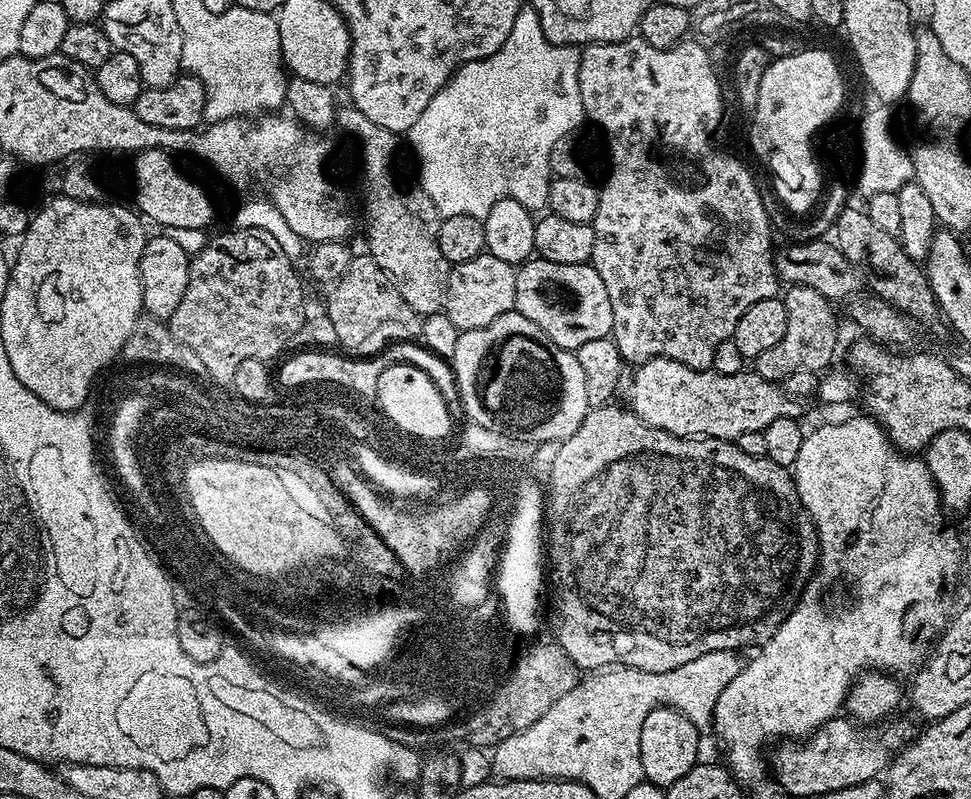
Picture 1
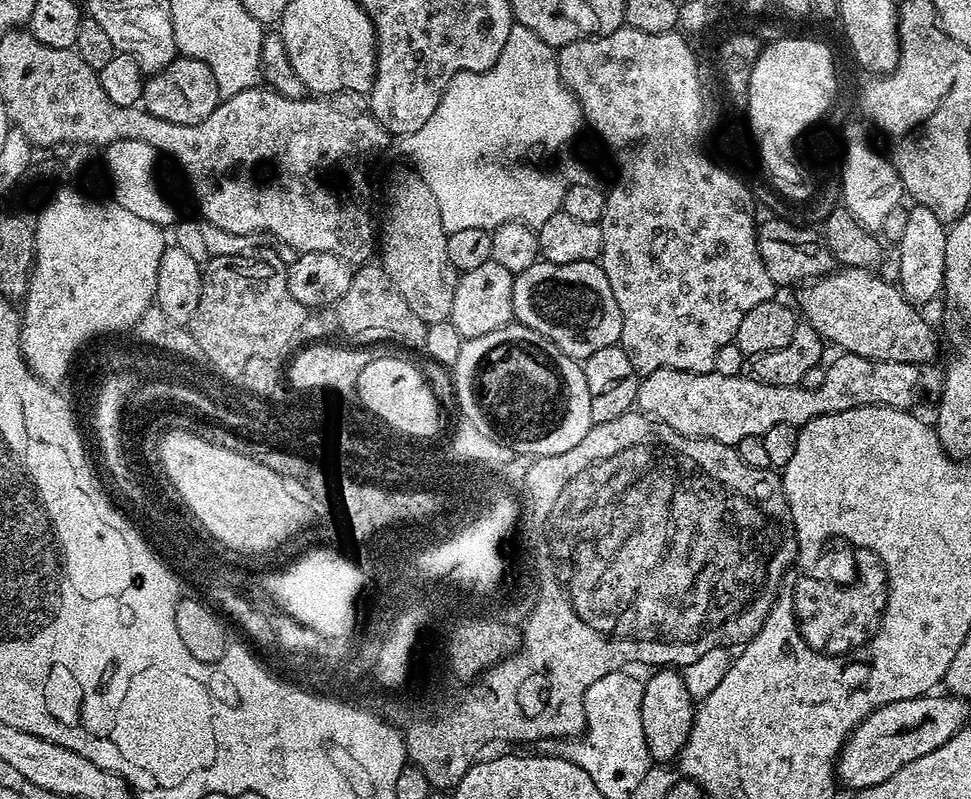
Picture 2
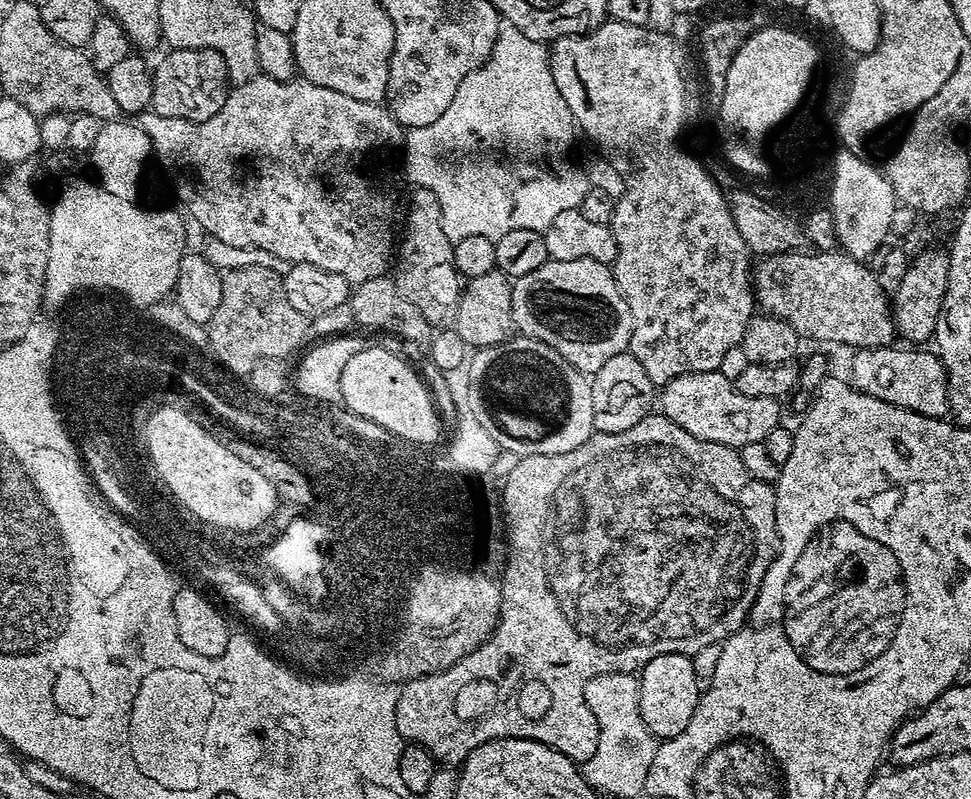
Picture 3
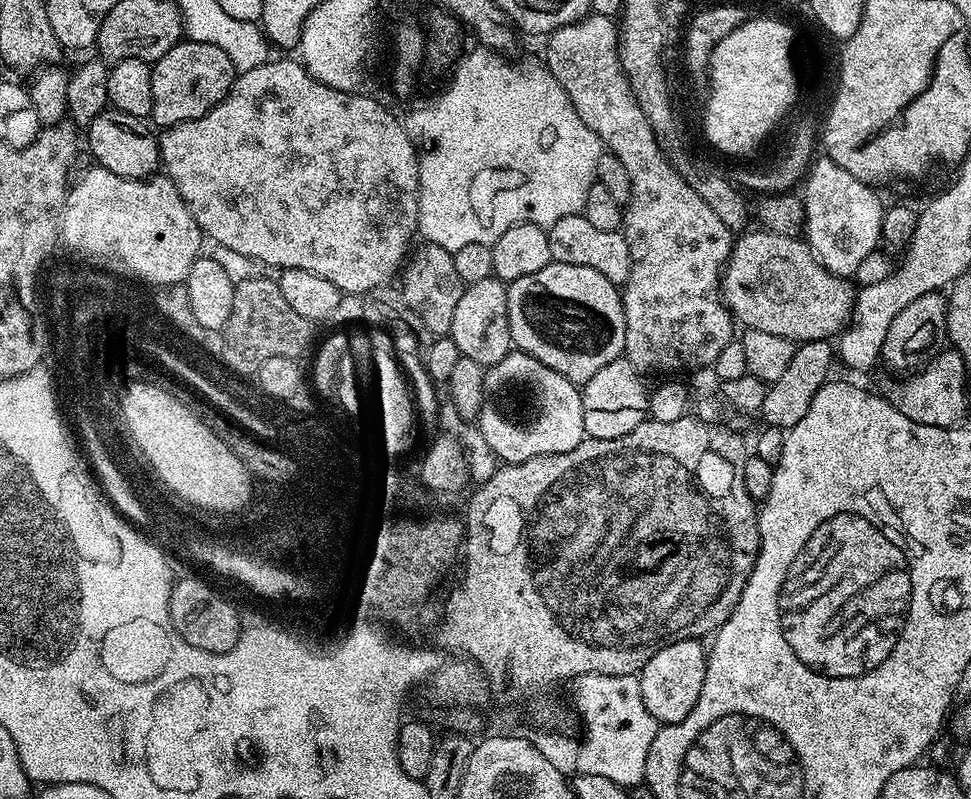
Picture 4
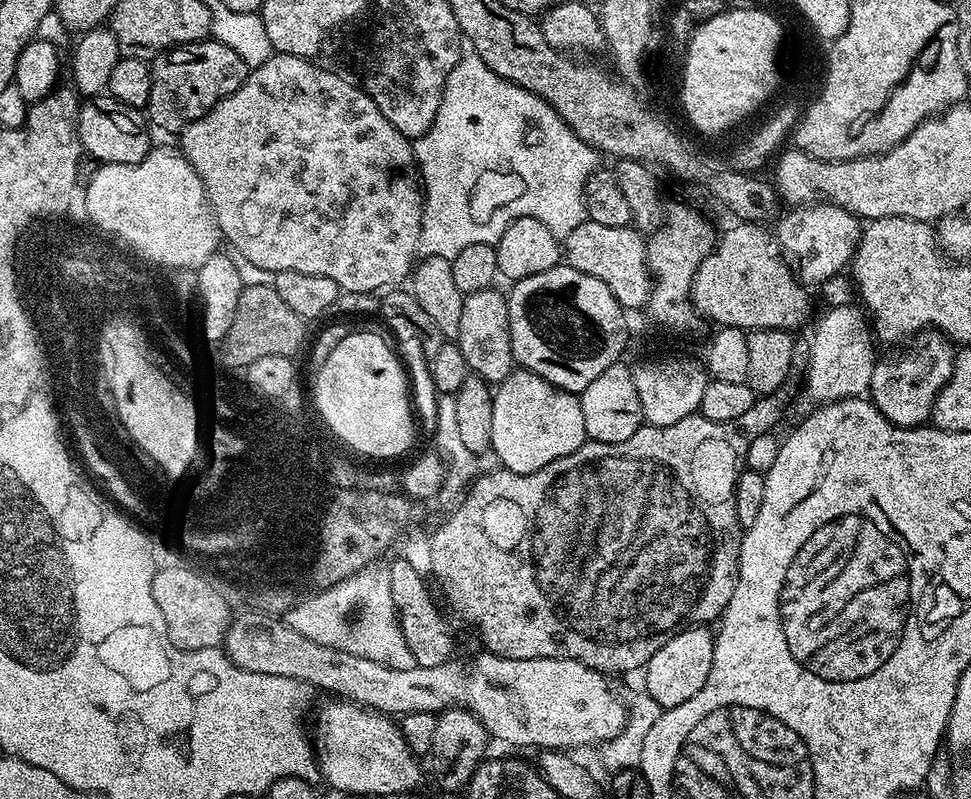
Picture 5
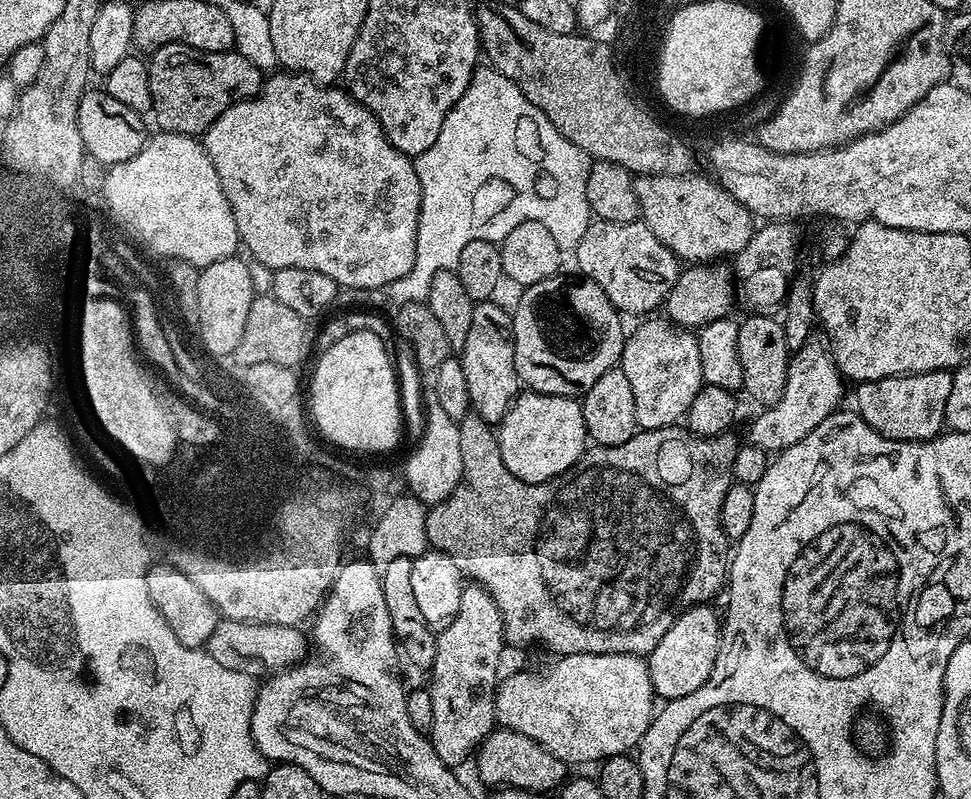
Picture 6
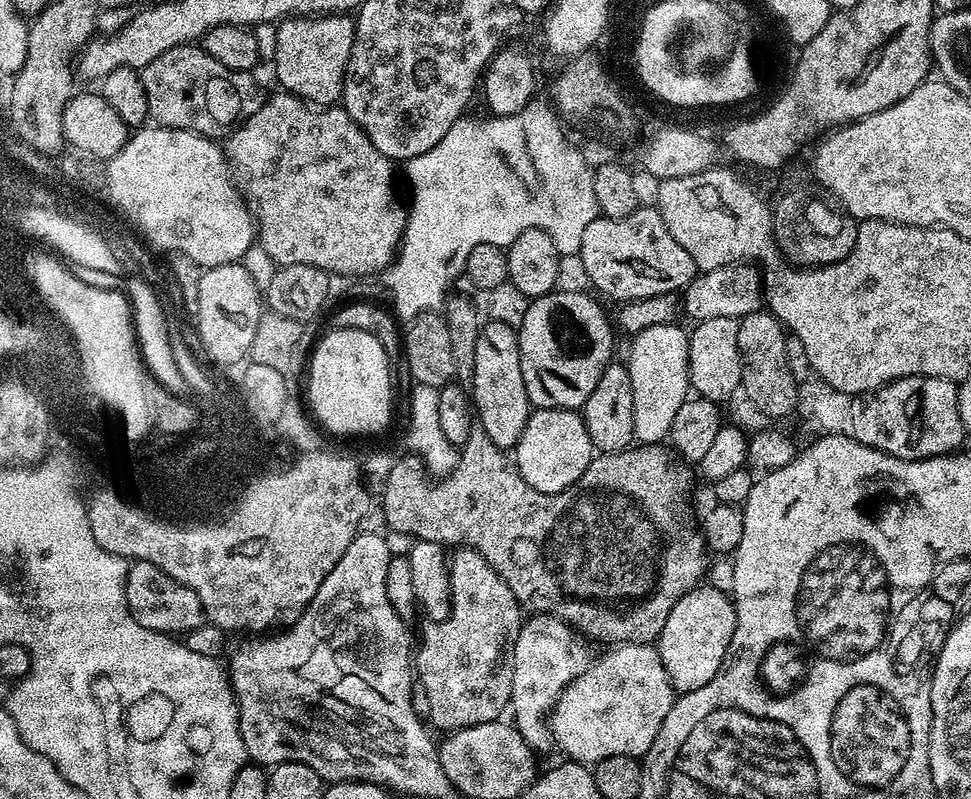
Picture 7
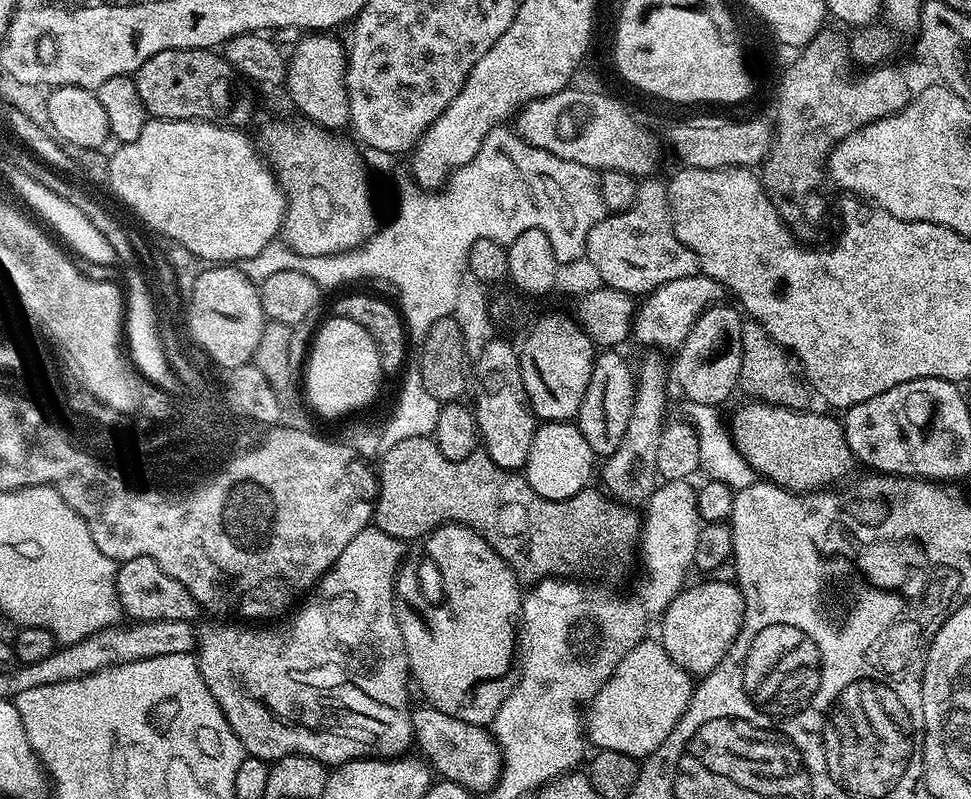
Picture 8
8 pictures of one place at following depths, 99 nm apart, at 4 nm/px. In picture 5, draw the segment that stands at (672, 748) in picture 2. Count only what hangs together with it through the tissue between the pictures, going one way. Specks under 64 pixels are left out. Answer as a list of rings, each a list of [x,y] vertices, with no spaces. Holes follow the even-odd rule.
[[[704,626],[681,628],[674,638],[670,638],[670,642],[666,642],[666,646],[662,646],[662,650],[655,652],[648,660],[642,672],[645,688],[643,691],[651,703],[653,700],[657,704],[657,709],[682,706],[682,702],[694,698],[694,694],[698,694],[698,690],[706,686],[716,645],[713,633],[708,633],[708,630]]]

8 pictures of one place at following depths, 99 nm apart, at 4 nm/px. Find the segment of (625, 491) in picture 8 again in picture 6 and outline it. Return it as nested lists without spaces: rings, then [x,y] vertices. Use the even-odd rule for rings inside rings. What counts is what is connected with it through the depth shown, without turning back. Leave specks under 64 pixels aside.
[[[656,318],[645,319],[648,321],[640,325],[633,333],[632,331],[629,333],[625,339],[623,354],[620,356],[619,362],[619,367],[629,379],[630,388],[633,391],[636,423],[641,429],[673,427],[687,415],[690,403],[697,397],[698,390],[704,385],[697,335],[667,319],[652,319]]]

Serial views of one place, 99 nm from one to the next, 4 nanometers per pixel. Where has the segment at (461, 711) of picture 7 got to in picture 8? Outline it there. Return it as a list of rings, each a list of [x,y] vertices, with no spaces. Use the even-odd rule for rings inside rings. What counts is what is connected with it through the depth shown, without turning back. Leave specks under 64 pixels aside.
[[[444,524],[429,532],[427,559],[437,564],[444,583],[444,599],[430,606],[422,596],[415,567],[401,567],[396,573],[396,617],[402,642],[406,646],[410,675],[418,678],[424,700],[442,714],[467,724],[491,725],[502,702],[520,681],[518,667],[518,617],[522,612],[522,591],[512,567],[499,556],[486,540],[465,524]]]

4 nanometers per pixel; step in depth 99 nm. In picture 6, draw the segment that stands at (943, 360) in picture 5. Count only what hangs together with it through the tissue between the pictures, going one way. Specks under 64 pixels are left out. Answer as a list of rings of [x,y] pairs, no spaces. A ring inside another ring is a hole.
[[[914,372],[910,376],[891,376],[871,382],[860,382],[855,385],[855,411],[866,421],[873,430],[891,440],[933,440],[941,435],[945,427],[946,398],[950,398],[952,372]]]

